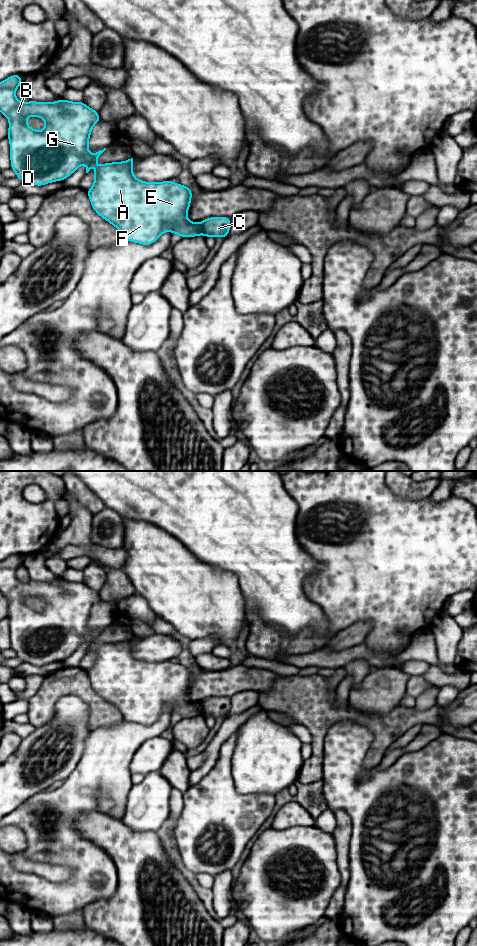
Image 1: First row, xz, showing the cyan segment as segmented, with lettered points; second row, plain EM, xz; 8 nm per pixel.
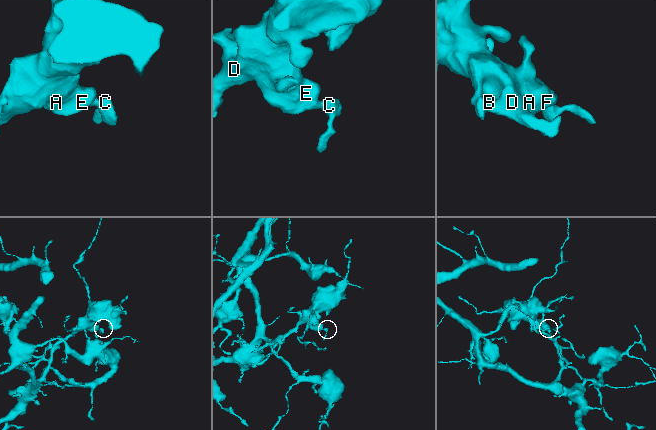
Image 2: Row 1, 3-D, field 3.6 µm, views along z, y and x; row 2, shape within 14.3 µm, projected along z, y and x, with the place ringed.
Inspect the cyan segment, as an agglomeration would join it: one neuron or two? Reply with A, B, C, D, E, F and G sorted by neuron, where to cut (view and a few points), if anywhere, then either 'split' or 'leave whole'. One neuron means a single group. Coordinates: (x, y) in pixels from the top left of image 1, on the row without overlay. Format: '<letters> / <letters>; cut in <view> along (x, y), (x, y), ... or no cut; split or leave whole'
A B D E F G / C; cut in xz along (200, 703), (202, 713); split

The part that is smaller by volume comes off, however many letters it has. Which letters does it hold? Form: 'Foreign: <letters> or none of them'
Foreign: C

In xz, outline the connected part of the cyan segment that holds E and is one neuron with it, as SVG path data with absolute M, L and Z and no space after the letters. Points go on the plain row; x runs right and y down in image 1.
M133 638L98 645L94 652L94 664L86 672L95 692L115 706L127 721L150 725L165 711L179 714L182 718L202 714L202 704L187 699L192 679L190 667L171 660L145 662L135 658Z

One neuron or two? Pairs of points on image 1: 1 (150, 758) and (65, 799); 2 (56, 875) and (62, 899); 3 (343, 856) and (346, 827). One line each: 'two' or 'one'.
1: two
2: two
3: one

